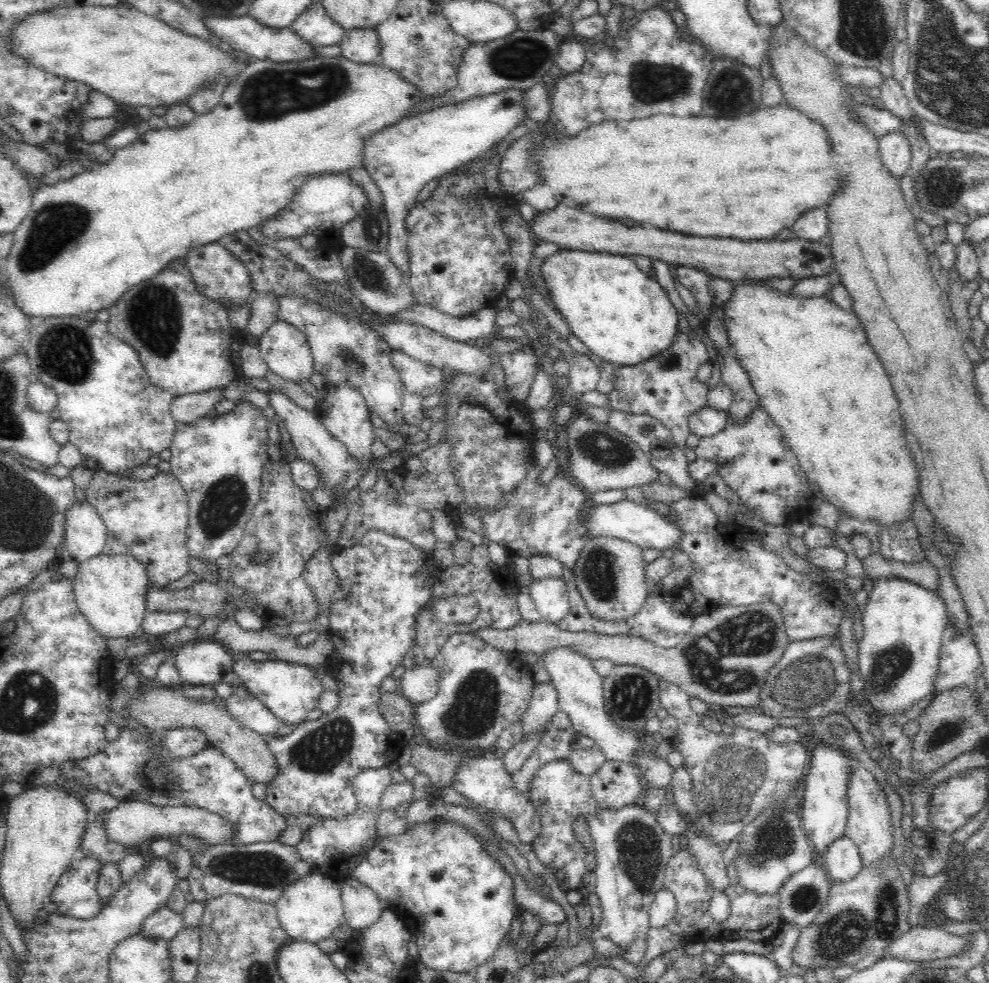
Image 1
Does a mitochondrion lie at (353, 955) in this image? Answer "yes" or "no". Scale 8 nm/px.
no

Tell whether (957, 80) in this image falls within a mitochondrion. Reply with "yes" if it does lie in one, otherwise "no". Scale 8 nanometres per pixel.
yes

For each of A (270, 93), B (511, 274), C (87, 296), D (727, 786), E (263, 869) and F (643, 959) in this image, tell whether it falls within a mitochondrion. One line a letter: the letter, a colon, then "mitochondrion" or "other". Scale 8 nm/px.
A: mitochondrion
B: other
C: other
D: mitochondrion
E: mitochondrion
F: other

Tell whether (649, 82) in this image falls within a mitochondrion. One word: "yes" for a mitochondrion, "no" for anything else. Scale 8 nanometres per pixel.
yes

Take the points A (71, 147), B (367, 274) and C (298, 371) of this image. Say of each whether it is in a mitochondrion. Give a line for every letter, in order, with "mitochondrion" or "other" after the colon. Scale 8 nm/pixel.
A: other
B: mitochondrion
C: other

